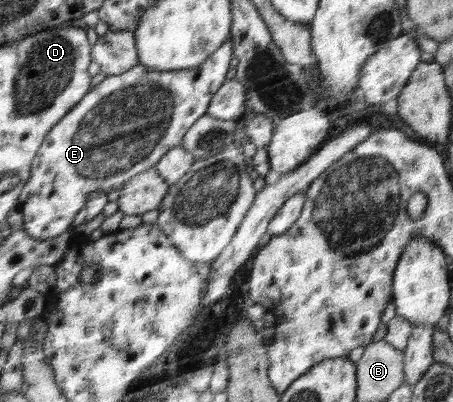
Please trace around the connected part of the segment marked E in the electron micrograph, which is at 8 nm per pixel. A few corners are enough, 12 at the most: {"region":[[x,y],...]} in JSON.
{"region":[[232,39],[109,76],[51,130],[18,209],[49,241],[207,114]]}

